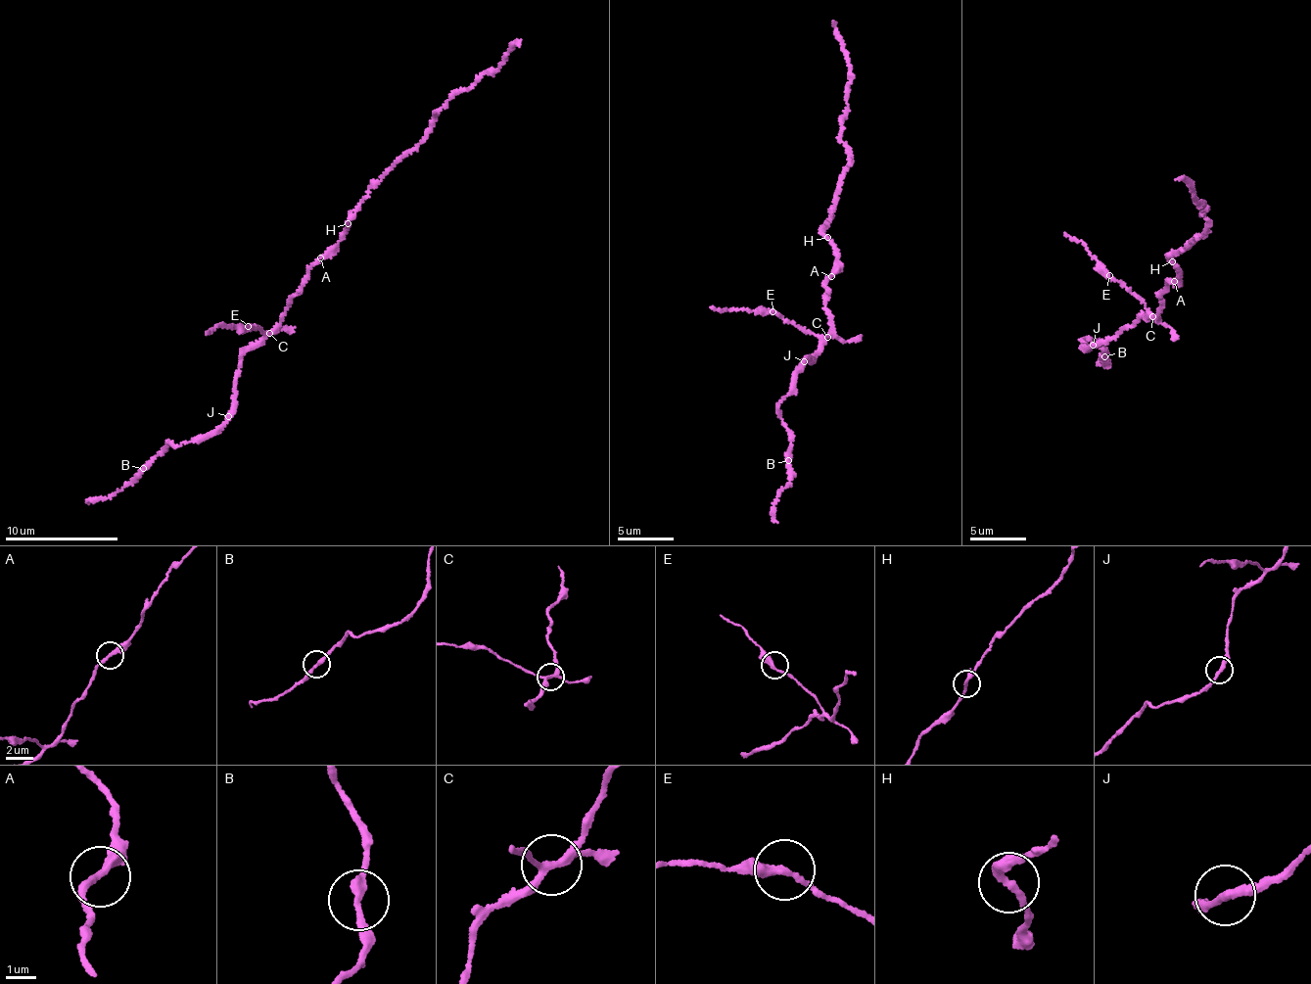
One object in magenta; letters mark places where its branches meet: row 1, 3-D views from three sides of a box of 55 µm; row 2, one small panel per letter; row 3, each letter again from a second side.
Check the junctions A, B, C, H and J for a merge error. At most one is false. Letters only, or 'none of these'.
C

